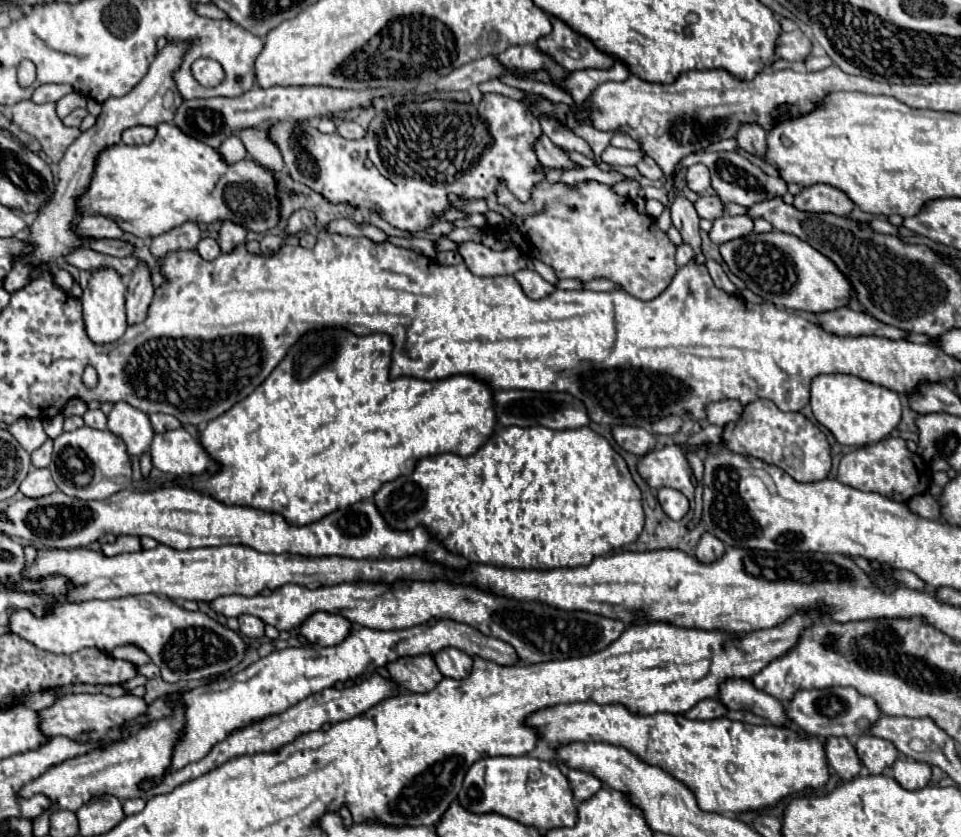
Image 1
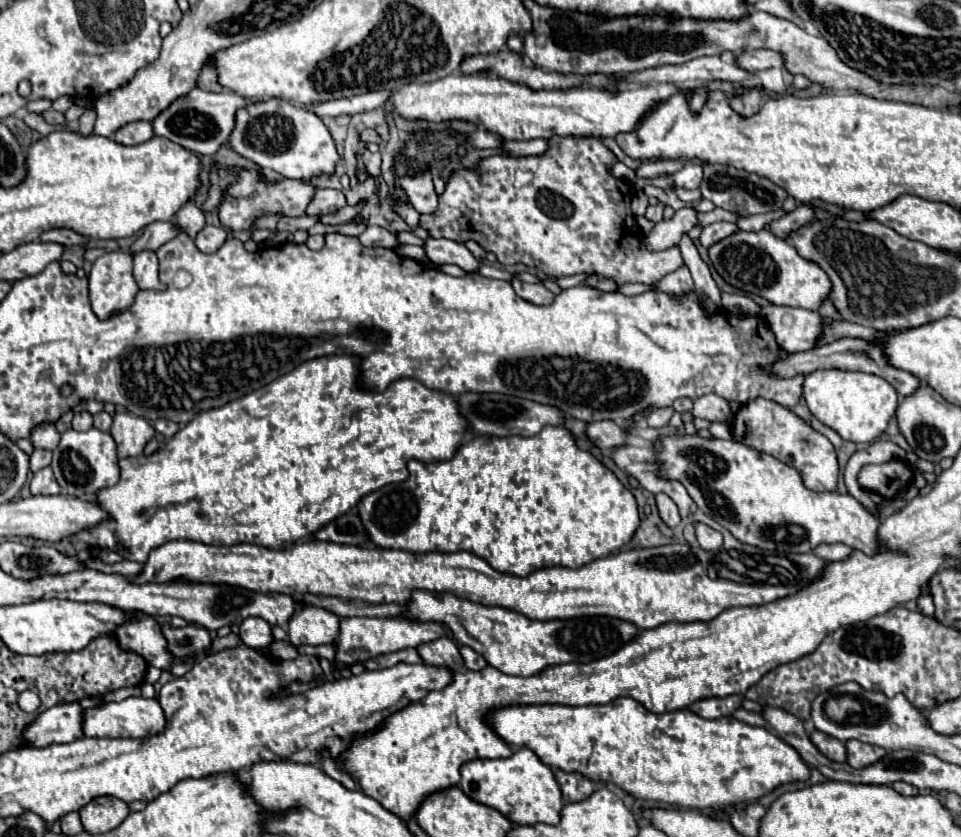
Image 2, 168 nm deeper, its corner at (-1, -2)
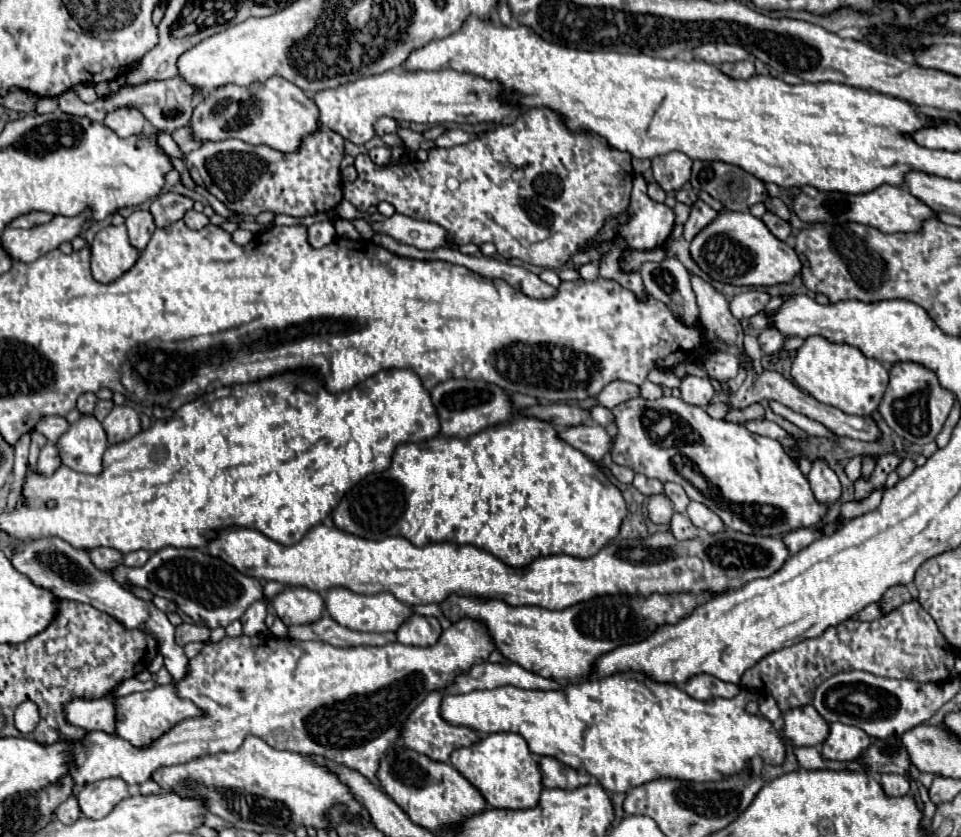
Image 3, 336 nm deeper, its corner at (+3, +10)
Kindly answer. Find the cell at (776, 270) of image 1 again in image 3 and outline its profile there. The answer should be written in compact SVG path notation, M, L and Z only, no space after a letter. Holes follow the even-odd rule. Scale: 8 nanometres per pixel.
M719 213L705 229L693 237L689 253L711 279L729 285L769 287L787 283L797 273L801 273L801 261L795 255L795 249L773 237L765 223L751 213Z

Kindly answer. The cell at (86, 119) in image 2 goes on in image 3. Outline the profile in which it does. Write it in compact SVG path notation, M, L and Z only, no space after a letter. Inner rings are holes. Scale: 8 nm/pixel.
M79 83L79 85L71 87L71 91L75 91L75 93L79 95L79 99L81 99L81 101L85 101L85 103L93 103L93 101L97 99L95 89L93 89L91 85L87 85L87 83Z

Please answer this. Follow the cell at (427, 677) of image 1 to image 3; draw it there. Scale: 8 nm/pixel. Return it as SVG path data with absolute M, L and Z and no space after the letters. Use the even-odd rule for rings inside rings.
M323 615L319 621L307 625L289 625L287 635L291 639L319 639L337 647L355 647L355 645L385 645L395 641L395 633L359 633L335 623L329 615Z

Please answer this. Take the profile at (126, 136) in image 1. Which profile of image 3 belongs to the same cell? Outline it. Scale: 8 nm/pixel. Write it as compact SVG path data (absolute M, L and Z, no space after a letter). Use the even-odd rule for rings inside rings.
M123 107L123 109L117 109L113 113L107 113L105 125L109 129L113 129L119 137L137 135L147 127L145 117L137 109L129 109L129 107Z

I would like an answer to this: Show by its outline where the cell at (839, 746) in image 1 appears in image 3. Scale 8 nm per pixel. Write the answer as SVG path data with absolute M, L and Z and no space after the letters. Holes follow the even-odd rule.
M803 705L783 713L783 733L793 747L819 747L829 735L829 723L813 705Z

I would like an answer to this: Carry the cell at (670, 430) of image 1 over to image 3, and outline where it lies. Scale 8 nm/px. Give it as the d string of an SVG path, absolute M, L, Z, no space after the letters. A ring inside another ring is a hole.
M643 381L641 385L639 385L639 393L641 393L641 397L645 397L645 399L659 399L663 393L661 393L661 389L659 389L659 385L655 385L655 383L651 383L651 381Z

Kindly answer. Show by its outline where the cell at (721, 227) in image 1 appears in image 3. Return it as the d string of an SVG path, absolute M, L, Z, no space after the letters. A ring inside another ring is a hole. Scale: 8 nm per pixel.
M697 199L697 201L691 205L691 213L689 213L687 223L683 225L683 239L685 239L685 241L691 241L691 239L693 239L705 225L709 225L715 217L717 217L717 211L713 211L705 201Z

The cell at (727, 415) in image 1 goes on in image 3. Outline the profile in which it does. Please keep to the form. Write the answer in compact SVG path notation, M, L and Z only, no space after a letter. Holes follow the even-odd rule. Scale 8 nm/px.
M687 375L681 379L679 391L681 391L681 399L685 403L691 403L691 405L697 405L703 409L707 409L709 401L715 393L711 387L711 381L707 377L693 377L693 375Z

